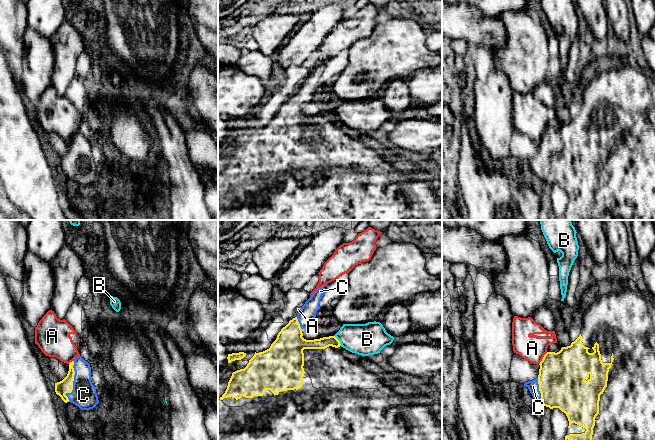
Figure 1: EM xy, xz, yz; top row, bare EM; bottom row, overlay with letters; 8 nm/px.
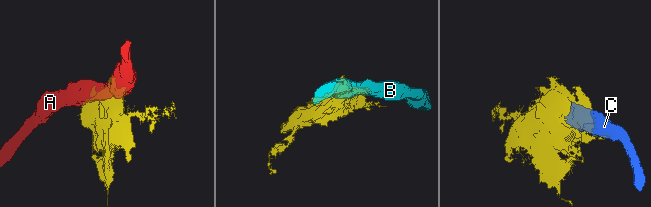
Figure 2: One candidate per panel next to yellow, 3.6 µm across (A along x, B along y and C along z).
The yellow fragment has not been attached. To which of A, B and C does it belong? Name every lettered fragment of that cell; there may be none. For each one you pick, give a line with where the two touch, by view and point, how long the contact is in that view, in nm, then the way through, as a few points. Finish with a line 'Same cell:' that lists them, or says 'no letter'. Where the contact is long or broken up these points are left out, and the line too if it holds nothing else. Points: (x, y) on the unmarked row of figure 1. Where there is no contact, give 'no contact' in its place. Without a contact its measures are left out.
C: xy (72, 159) | 340 nm | across xy (65, 162), (72, 159), (83, 171)
Same cell: C

